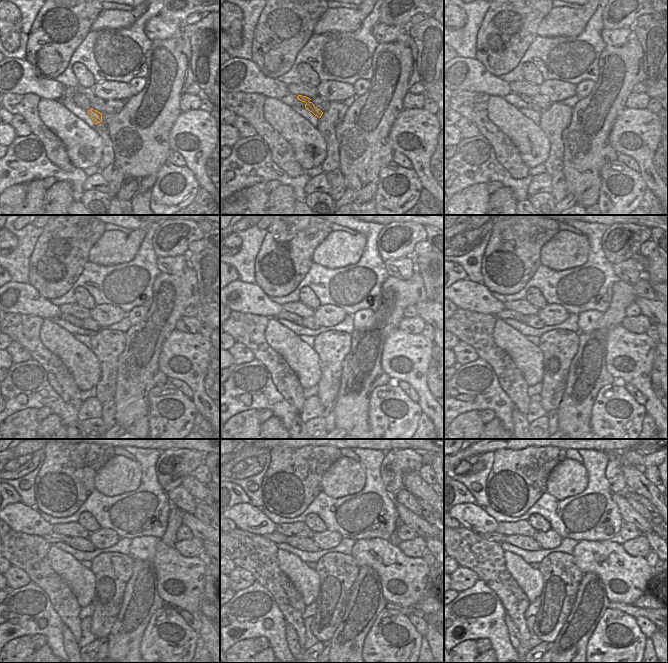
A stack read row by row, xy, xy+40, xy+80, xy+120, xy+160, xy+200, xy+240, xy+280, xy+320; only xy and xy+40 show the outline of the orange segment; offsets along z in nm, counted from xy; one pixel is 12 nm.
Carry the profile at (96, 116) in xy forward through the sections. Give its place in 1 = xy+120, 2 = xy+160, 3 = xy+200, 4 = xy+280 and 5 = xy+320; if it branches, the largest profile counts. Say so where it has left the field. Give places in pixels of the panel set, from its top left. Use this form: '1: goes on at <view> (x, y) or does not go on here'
1: goes on at xy+120 (71, 319)
2: goes on at xy+160 (294, 318)
3: goes on at xy+200 (504, 314)
4: goes on at xy+280 (277, 538)
5: goes on at xy+320 (490, 536)

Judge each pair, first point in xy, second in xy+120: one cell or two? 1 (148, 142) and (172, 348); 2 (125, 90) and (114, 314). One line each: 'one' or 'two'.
1: two
2: one

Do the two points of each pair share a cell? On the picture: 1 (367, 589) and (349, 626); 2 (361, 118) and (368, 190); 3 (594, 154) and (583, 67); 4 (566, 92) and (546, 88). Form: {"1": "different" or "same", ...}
{"1": "same", "2": "same", "3": "different", "4": "same"}

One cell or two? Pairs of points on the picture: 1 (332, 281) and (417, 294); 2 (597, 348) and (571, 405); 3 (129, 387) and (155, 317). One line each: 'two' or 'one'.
1: two
2: one
3: one

